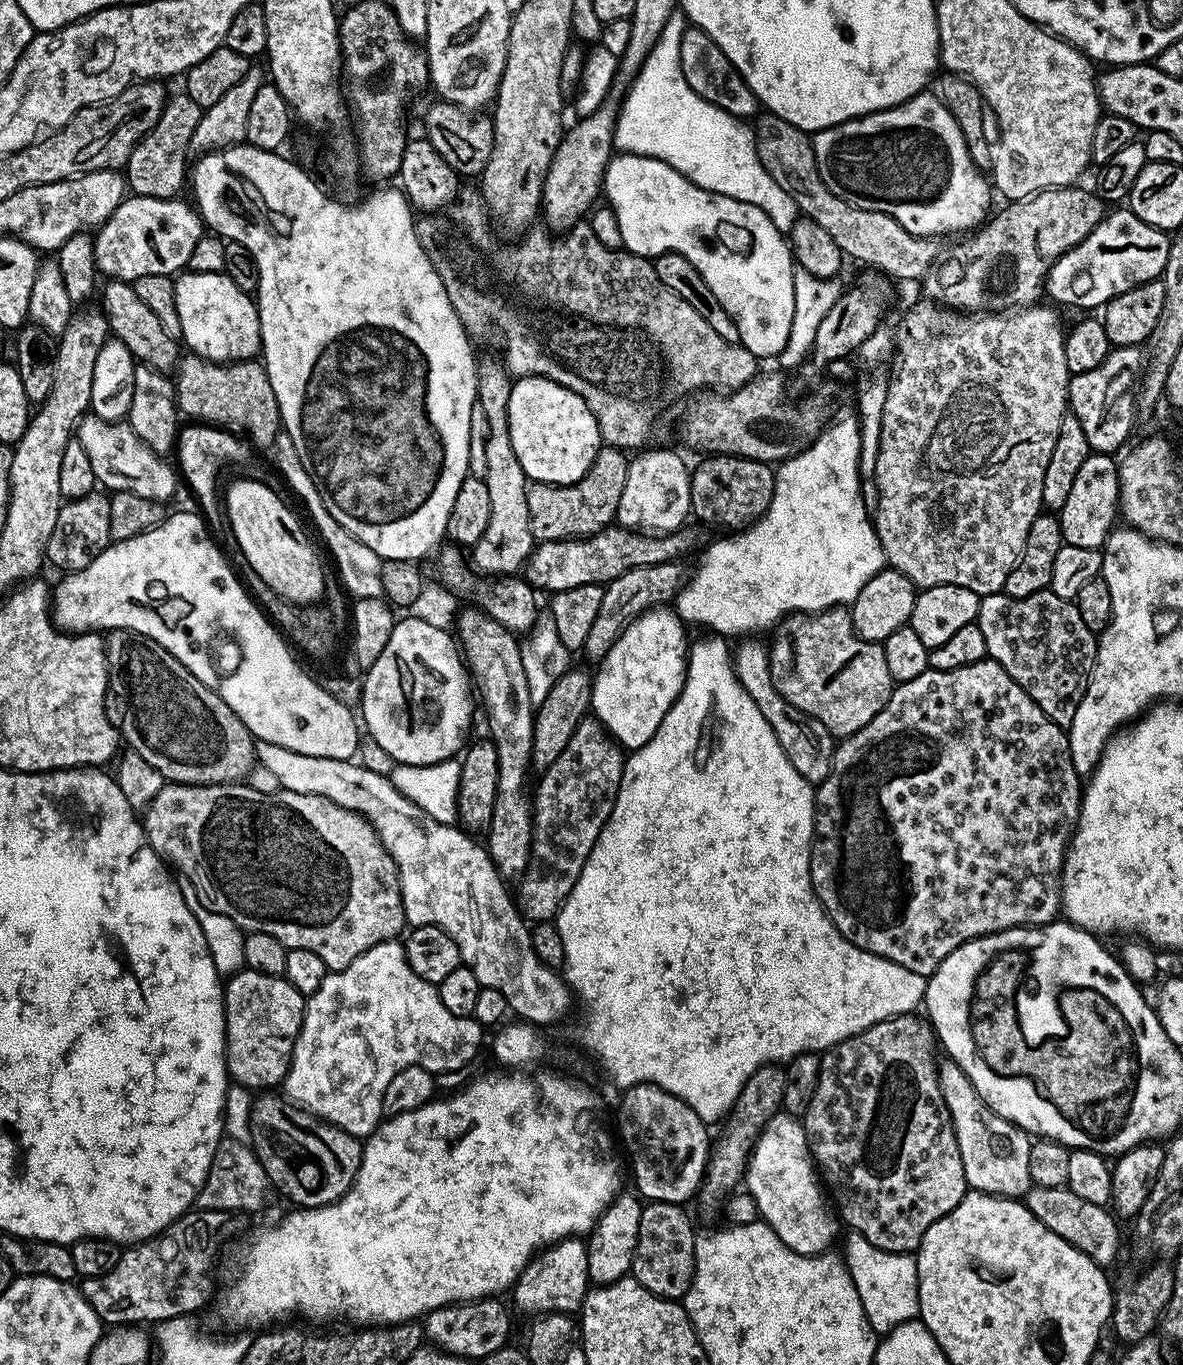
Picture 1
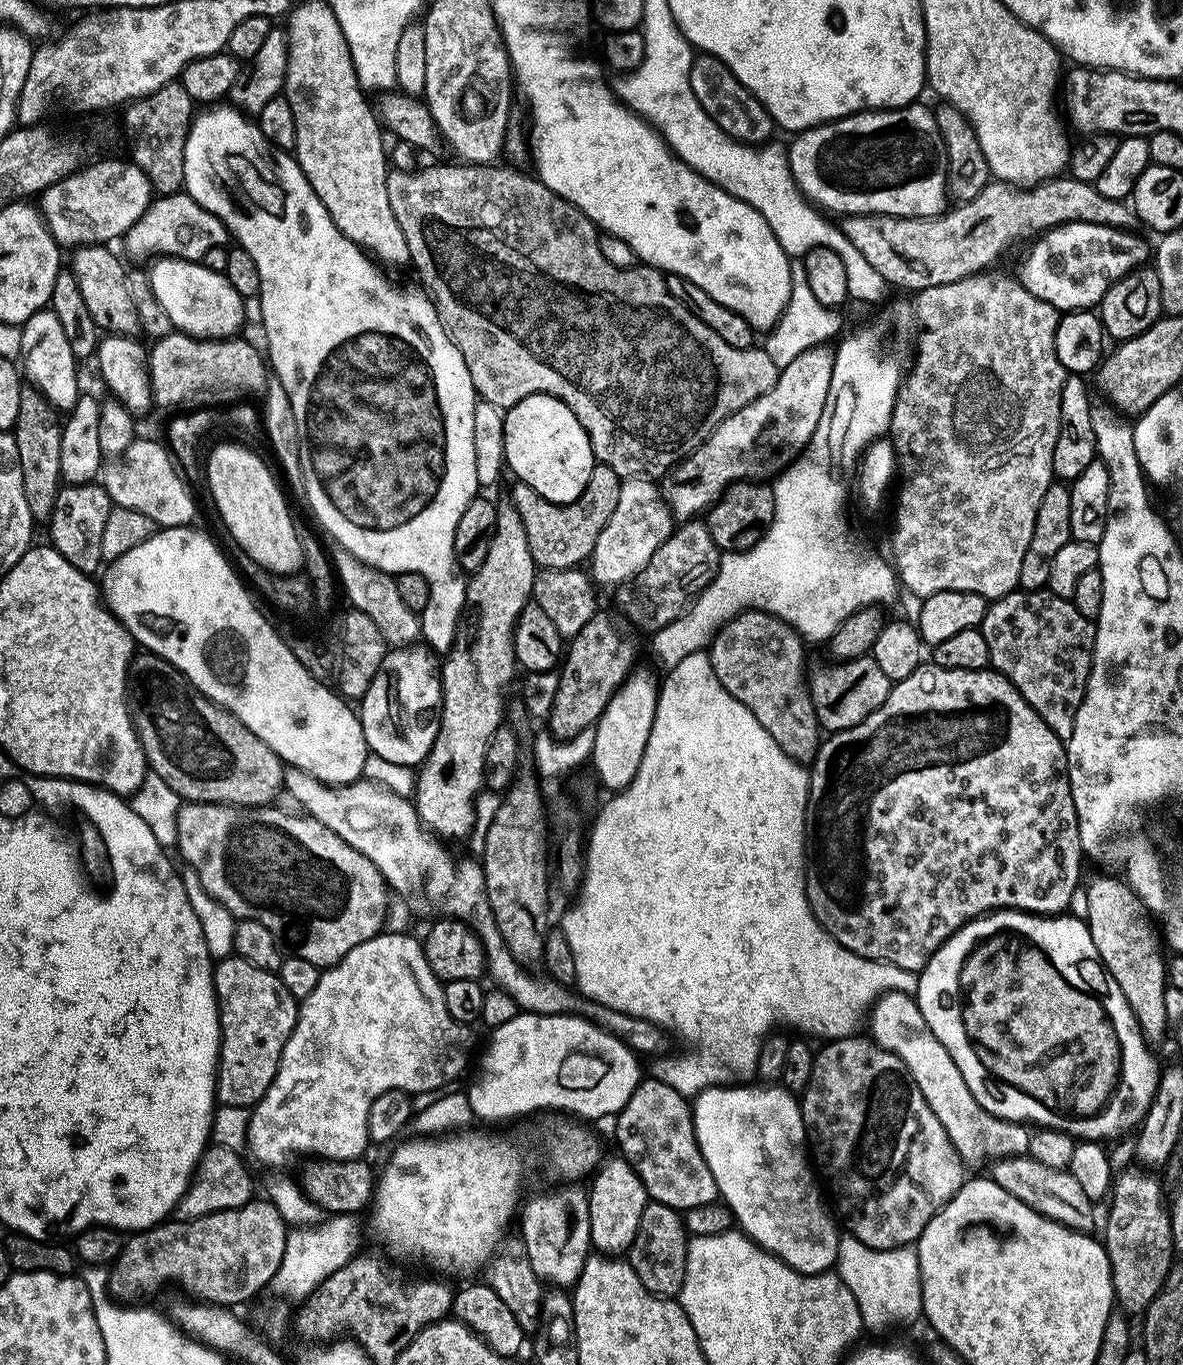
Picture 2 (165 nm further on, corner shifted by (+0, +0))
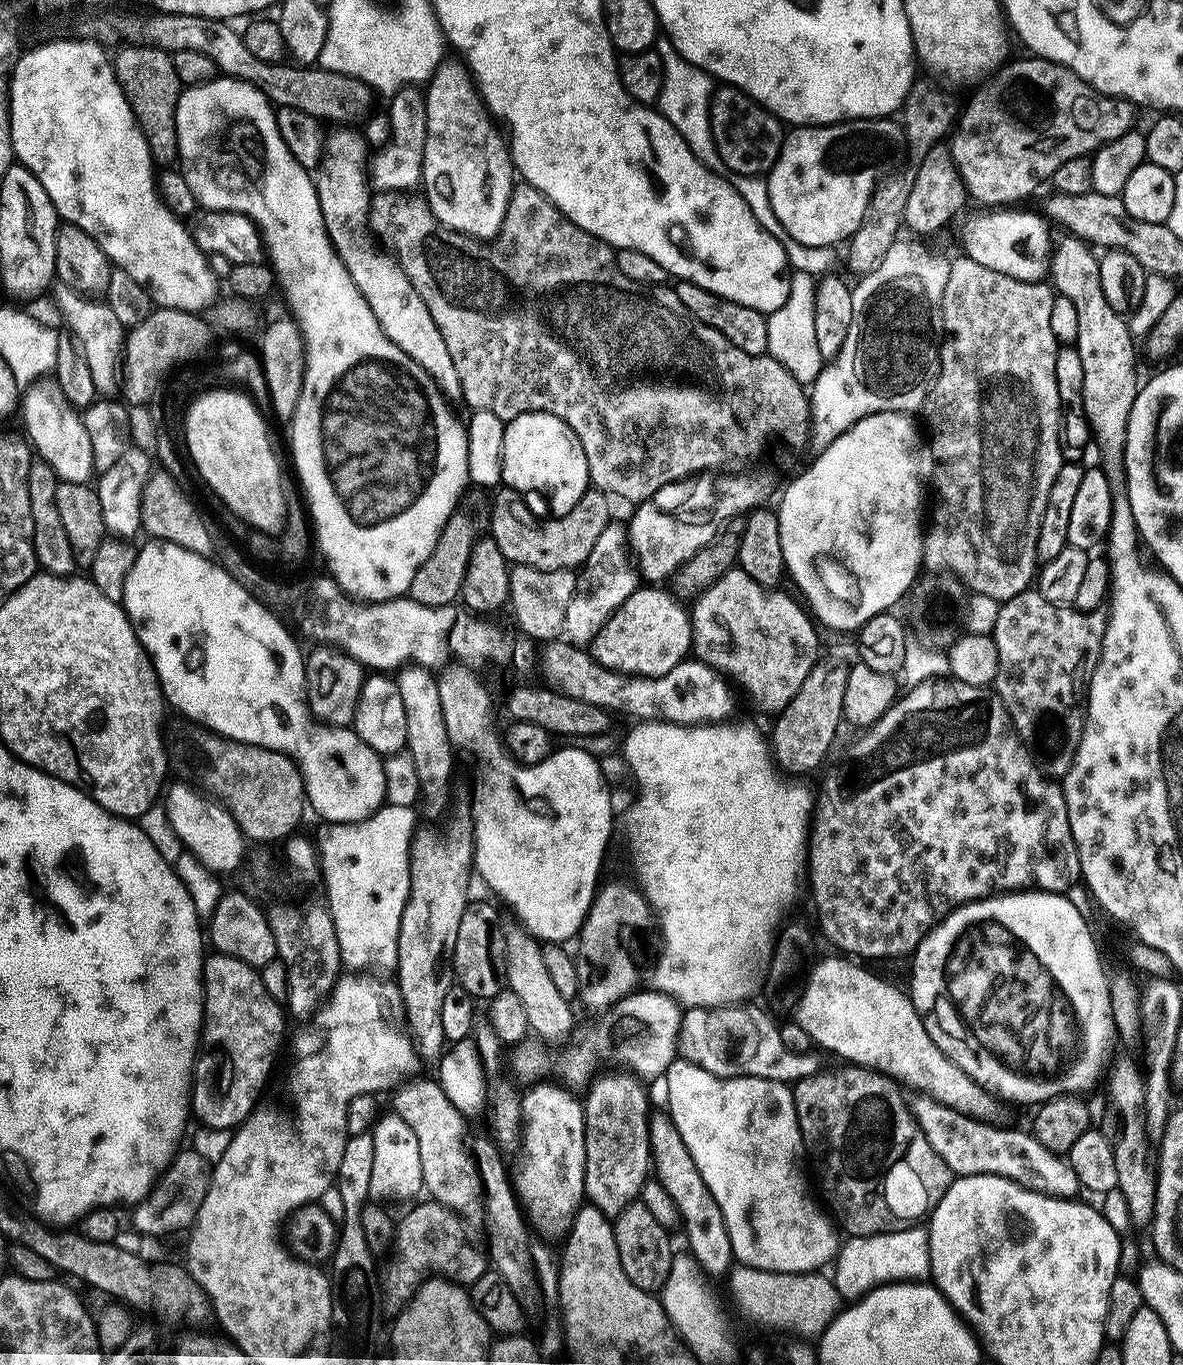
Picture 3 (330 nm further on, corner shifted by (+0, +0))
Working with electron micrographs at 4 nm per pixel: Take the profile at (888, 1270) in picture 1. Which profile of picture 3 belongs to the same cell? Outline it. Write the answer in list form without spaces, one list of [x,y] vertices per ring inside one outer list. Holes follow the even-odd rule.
[[[913,1226],[901,1232],[887,1232],[877,1236],[848,1236],[845,1241],[845,1244],[843,1241],[839,1245],[834,1257],[834,1286],[845,1301],[859,1301],[881,1284],[924,1282],[929,1279],[932,1267],[927,1227]]]

